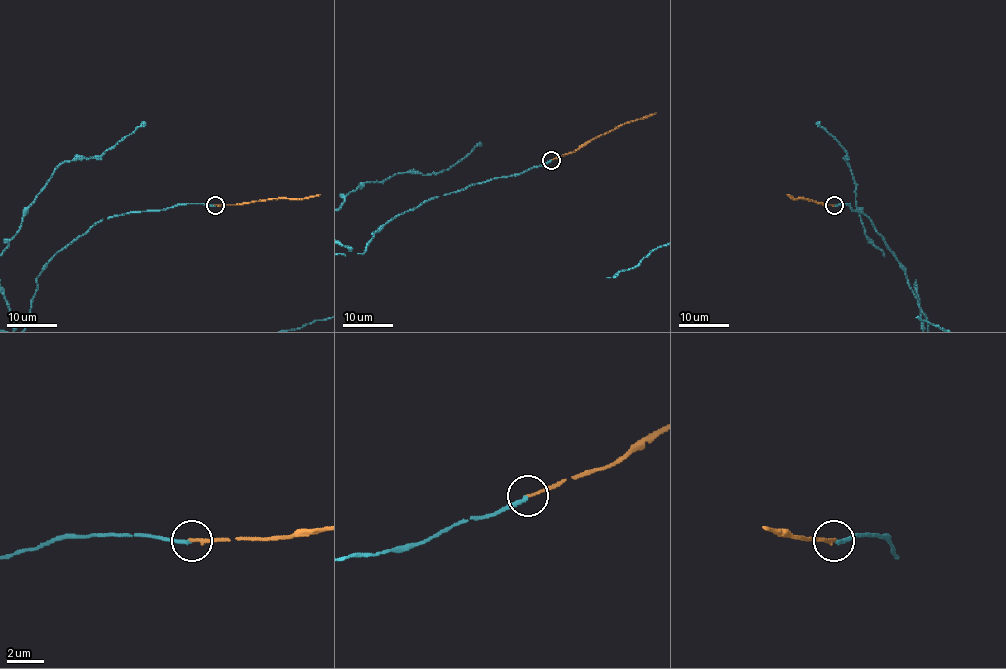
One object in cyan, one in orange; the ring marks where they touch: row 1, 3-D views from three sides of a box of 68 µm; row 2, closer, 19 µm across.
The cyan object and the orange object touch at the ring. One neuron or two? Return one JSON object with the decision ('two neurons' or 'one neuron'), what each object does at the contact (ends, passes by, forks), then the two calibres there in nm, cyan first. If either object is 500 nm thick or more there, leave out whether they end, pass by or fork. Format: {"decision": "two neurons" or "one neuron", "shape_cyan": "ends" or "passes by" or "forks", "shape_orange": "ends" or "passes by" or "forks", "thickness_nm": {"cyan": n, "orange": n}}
{"decision": "two neurons", "shape_cyan": "ends", "shape_orange": "ends", "thickness_nm": {"cyan": 200, "orange": 180}}

